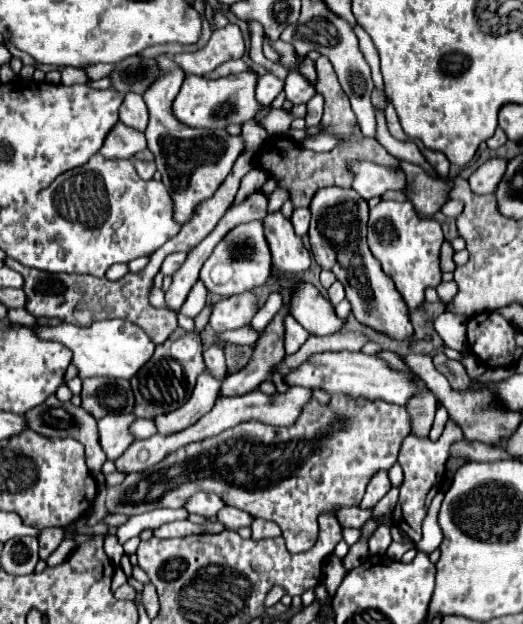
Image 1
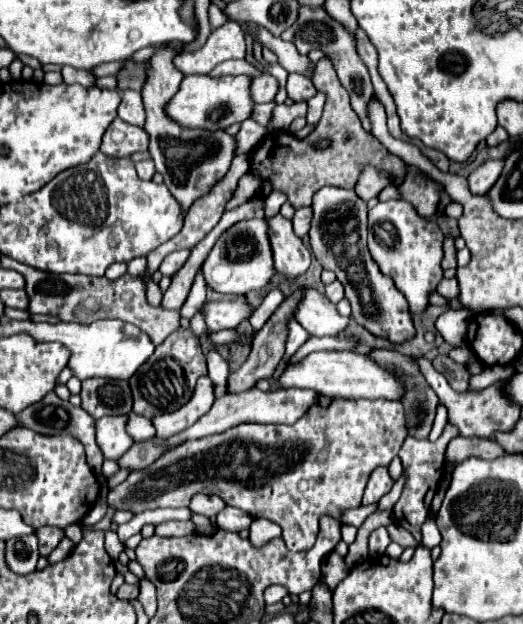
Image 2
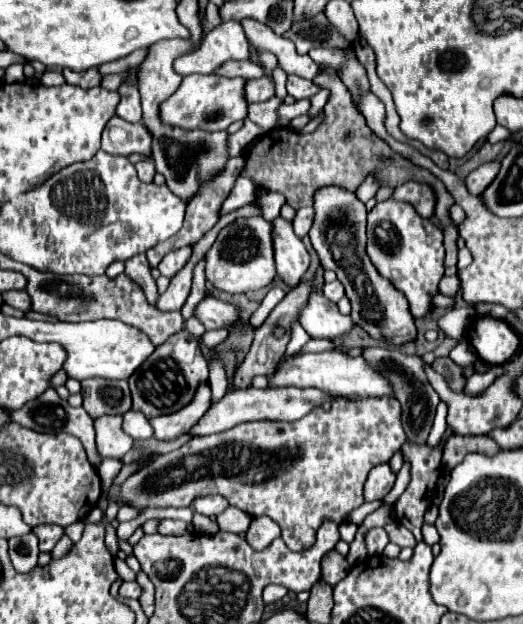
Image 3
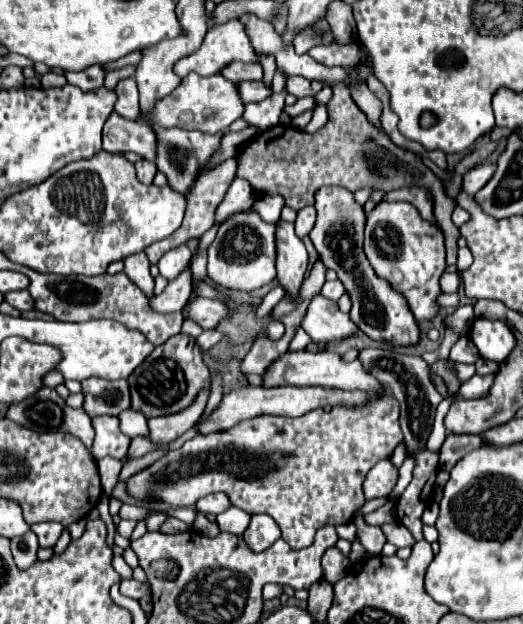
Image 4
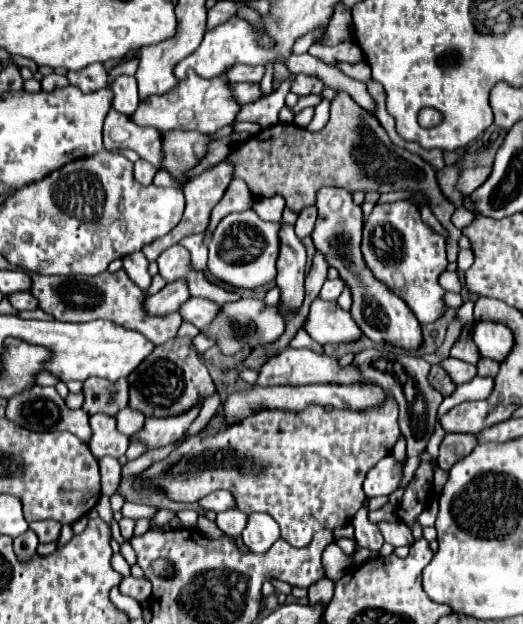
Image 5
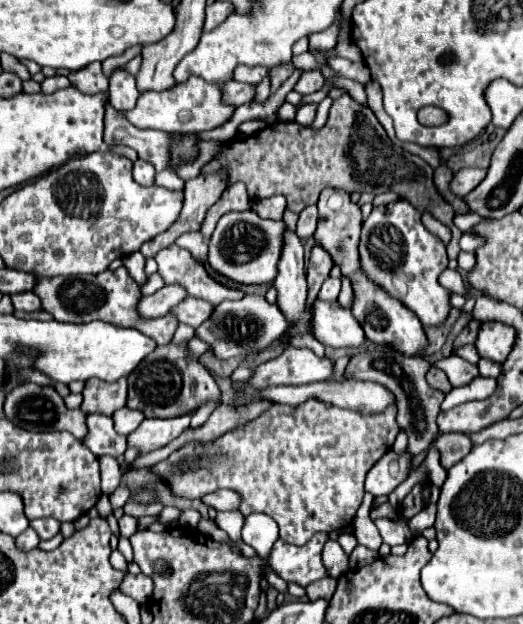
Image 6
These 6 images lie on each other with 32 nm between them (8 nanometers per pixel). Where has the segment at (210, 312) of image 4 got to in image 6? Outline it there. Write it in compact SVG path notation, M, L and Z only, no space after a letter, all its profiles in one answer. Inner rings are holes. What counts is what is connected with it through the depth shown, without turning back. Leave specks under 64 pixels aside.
M184 298L180 304L176 304L176 308L172 308L172 316L176 316L178 324L188 324L192 328L198 328L212 312L212 304L198 300L198 298Z

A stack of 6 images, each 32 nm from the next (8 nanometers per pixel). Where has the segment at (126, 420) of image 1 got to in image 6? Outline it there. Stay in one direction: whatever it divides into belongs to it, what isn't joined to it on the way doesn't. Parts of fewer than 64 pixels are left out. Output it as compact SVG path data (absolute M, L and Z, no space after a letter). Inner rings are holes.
M90 414L86 416L88 424L88 436L84 436L84 444L92 450L94 456L122 456L126 450L126 436L120 436L114 426L112 418L104 414Z

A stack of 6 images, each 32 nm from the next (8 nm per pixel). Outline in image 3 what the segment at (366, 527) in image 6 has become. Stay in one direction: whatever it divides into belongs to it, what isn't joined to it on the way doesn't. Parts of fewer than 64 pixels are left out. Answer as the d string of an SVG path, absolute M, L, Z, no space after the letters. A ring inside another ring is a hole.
M370 528L364 534L364 544L366 544L370 556L380 556L384 546L388 544L388 536L386 536L386 532L382 528Z

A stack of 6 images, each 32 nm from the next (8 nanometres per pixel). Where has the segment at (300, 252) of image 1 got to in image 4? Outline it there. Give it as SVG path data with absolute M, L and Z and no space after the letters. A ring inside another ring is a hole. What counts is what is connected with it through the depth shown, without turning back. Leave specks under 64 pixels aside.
M284 220L278 222L276 246L278 246L278 256L276 256L278 284L282 286L286 298L298 300L304 272L308 268L308 252L302 240L294 234L294 224L288 224Z

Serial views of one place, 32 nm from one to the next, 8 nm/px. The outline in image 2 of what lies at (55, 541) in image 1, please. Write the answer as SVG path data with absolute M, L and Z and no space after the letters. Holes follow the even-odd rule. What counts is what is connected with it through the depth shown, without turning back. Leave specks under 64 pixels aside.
M52 526L36 528L36 536L40 540L40 554L48 556L56 548L56 544L64 538L64 530L62 528L52 528Z

